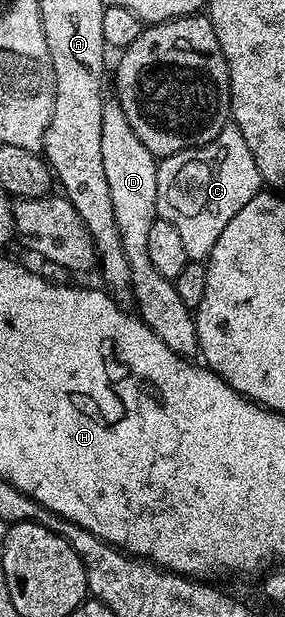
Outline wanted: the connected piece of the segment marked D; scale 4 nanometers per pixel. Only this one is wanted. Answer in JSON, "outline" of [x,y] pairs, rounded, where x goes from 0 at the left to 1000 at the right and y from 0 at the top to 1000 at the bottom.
{"outline":[[[396,154],[365,162],[347,191],[354,264],[368,264],[368,290],[382,297],[382,318],[396,321],[396,348],[411,355],[425,400],[439,407],[439,420],[453,420],[453,475],[474,480],[470,499],[537,543],[593,562],[593,569],[660,582],[681,580],[698,569],[684,509],[635,491],[611,454],[565,446],[523,420],[523,368],[537,368],[551,357],[551,256],[519,245],[509,232],[495,232],[495,225],[481,225],[467,206],[453,206],[453,193],[439,193],[439,180],[425,180],[425,167]]]}

